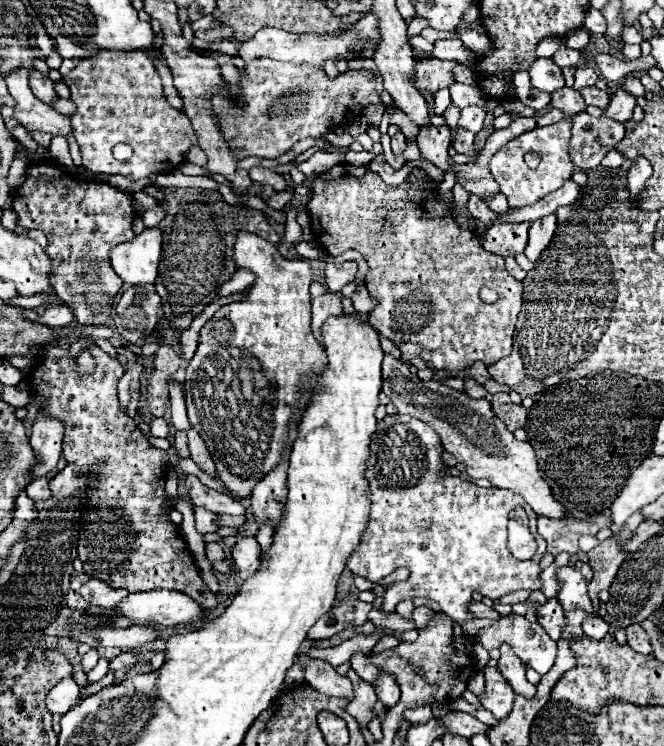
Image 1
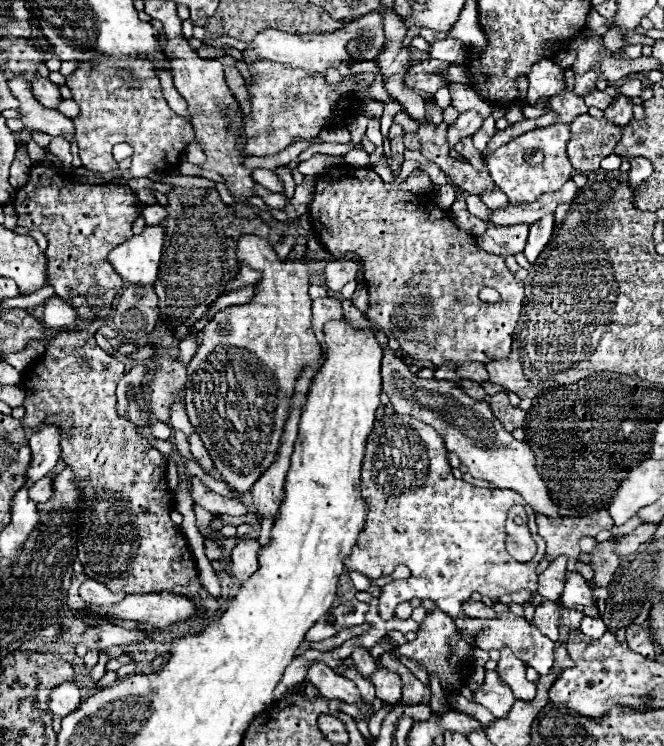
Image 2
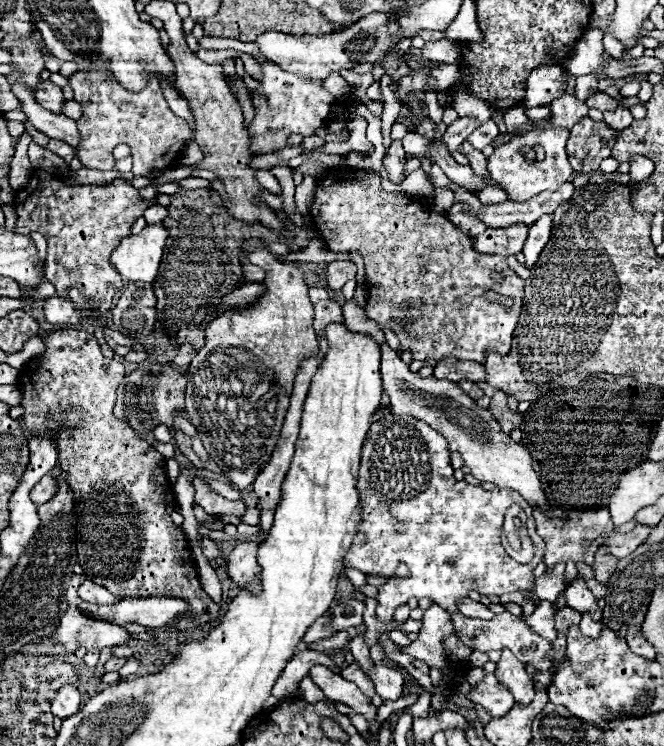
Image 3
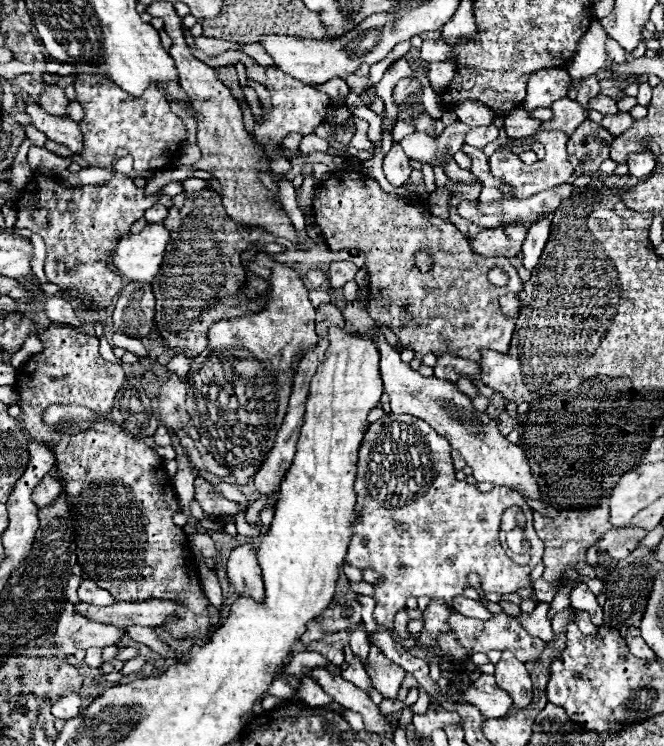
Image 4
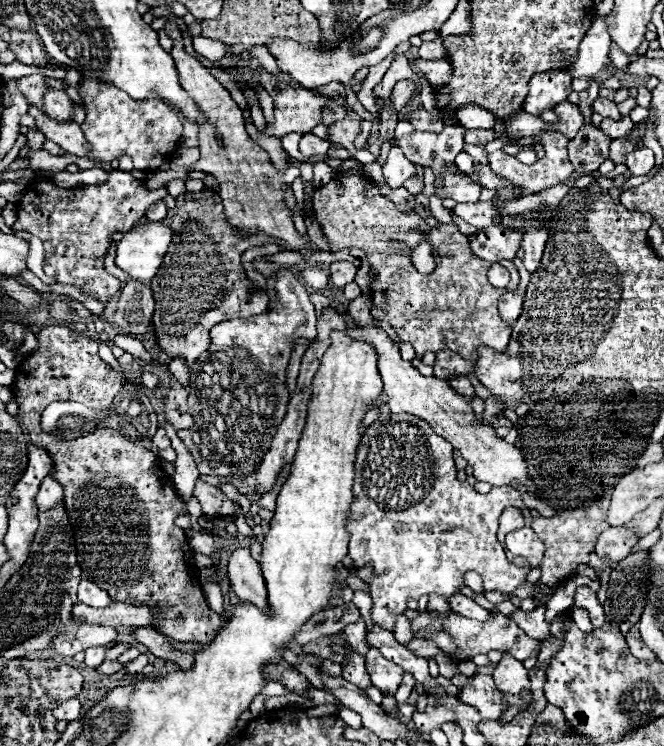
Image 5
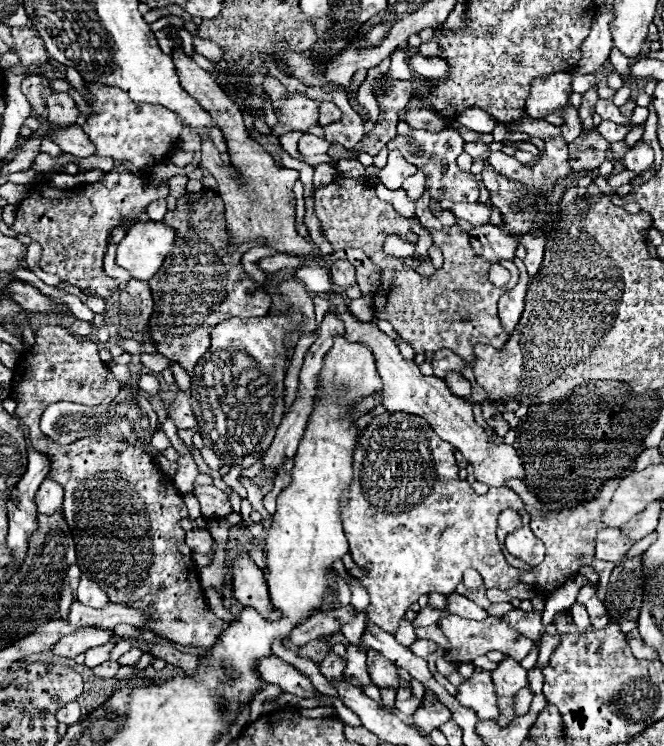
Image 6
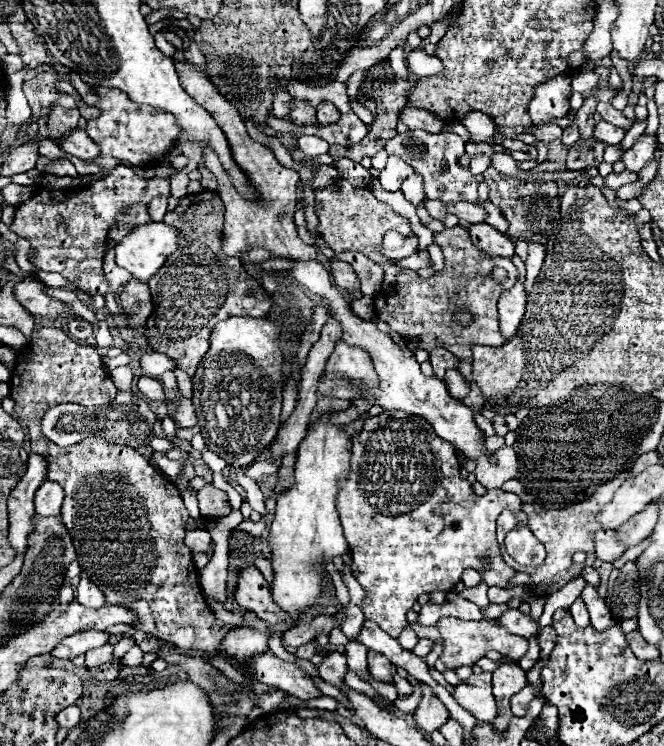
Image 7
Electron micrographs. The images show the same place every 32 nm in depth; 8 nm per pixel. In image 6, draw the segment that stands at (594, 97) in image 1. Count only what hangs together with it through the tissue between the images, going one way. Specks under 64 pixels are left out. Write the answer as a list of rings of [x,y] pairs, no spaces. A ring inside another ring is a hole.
[[[598,100],[596,102],[596,114],[600,114],[602,120],[610,120],[614,124],[626,124],[626,122],[630,122],[630,120],[626,120],[620,114],[620,110],[610,100]]]

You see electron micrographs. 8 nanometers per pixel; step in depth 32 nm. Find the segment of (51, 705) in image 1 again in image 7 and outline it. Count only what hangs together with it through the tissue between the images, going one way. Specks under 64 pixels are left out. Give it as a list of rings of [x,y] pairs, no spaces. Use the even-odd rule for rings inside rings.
[[[68,706],[62,712],[58,712],[56,714],[56,722],[62,728],[68,728],[68,730],[72,730],[74,726],[78,726],[80,724],[80,710],[78,710],[78,706]]]

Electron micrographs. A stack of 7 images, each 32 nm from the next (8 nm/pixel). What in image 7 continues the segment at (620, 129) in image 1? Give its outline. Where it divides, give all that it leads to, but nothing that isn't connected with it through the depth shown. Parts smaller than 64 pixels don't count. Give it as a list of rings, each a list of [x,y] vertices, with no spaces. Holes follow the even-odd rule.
[[[594,140],[588,142],[576,142],[566,158],[566,166],[568,170],[580,170],[586,166],[598,166],[602,162],[602,154],[604,154],[604,144],[598,144]]]

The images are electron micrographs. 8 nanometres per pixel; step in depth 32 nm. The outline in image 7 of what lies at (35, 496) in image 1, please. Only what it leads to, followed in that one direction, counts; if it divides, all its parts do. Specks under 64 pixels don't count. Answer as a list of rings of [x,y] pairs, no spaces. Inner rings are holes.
[[[46,480],[46,482],[42,482],[42,486],[38,488],[36,498],[34,498],[36,514],[40,514],[40,516],[60,516],[62,502],[64,502],[62,486]]]

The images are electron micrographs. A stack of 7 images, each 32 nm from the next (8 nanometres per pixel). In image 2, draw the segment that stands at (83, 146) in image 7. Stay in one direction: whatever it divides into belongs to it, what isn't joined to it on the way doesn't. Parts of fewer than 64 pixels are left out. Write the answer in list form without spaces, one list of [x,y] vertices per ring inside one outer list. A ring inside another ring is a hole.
[[[16,76],[8,82],[12,94],[20,100],[20,114],[22,114],[22,122],[26,130],[36,130],[36,132],[44,132],[50,134],[52,138],[66,138],[68,142],[76,142],[76,130],[74,130],[74,122],[72,118],[44,108],[34,96],[32,90],[28,86],[28,82],[24,80],[24,76]]]

